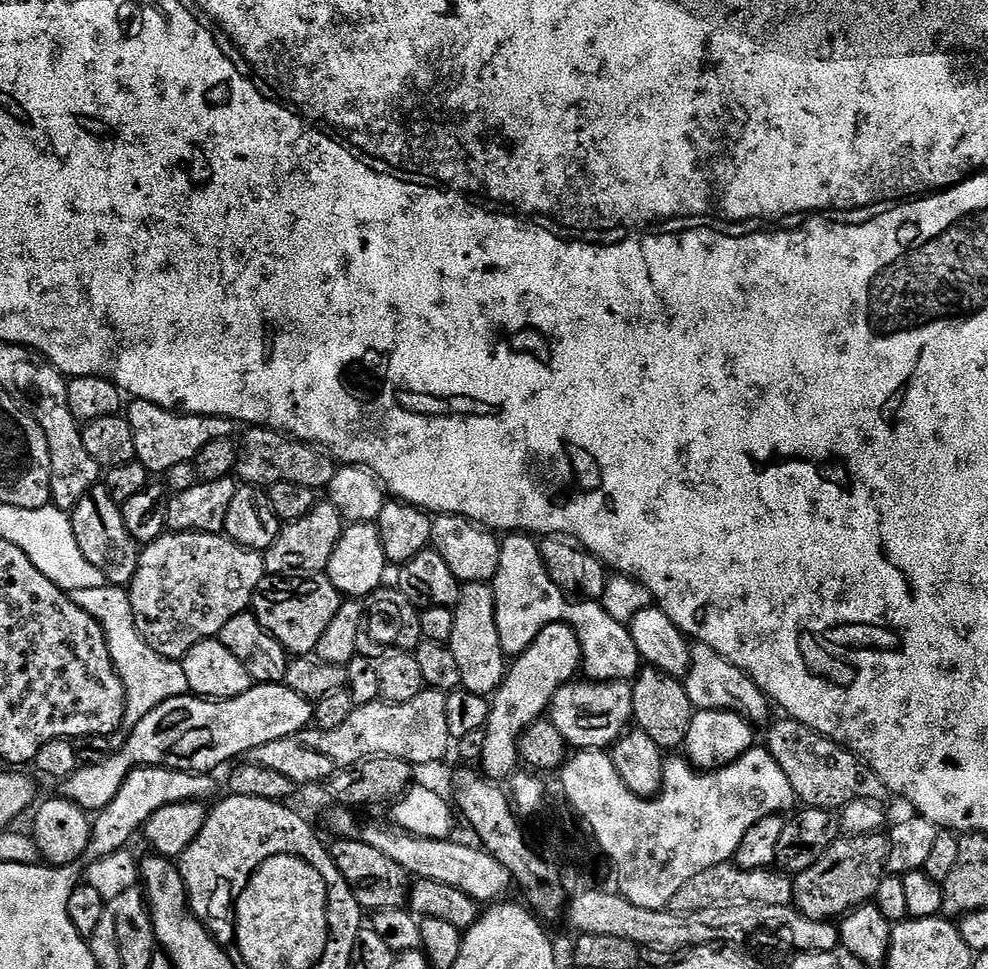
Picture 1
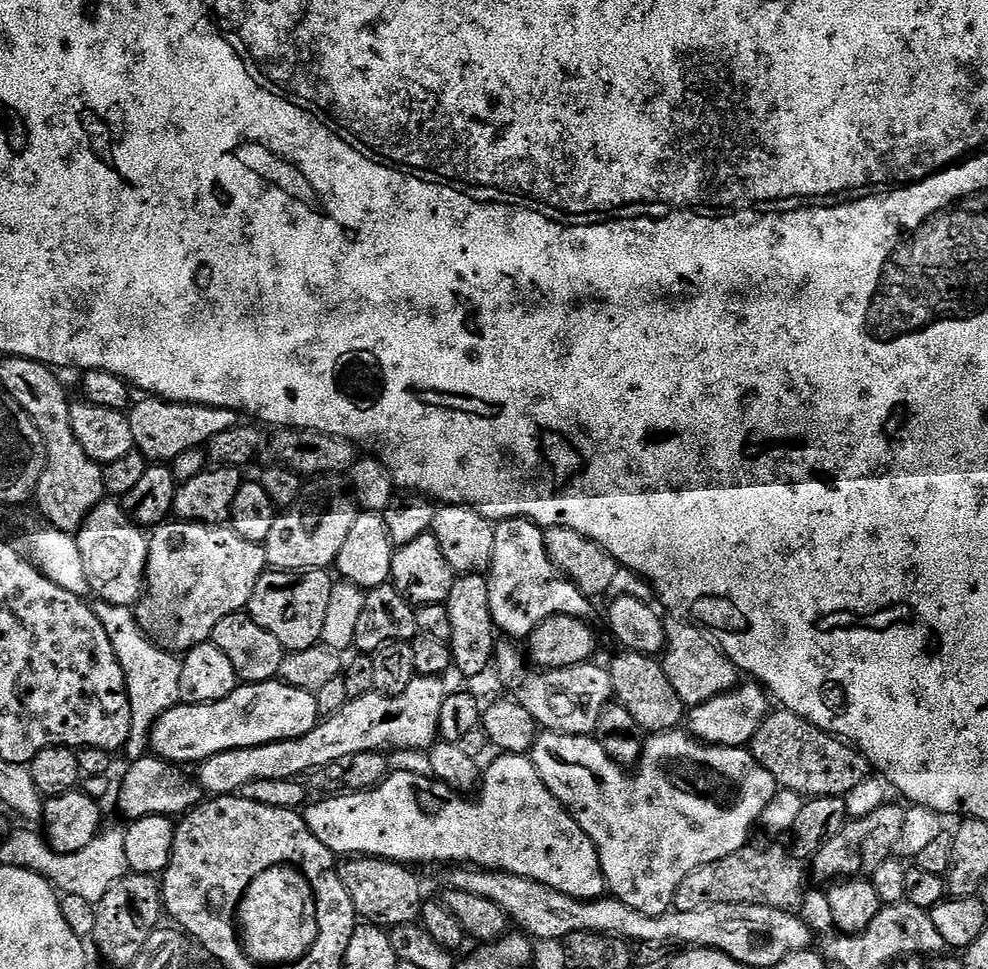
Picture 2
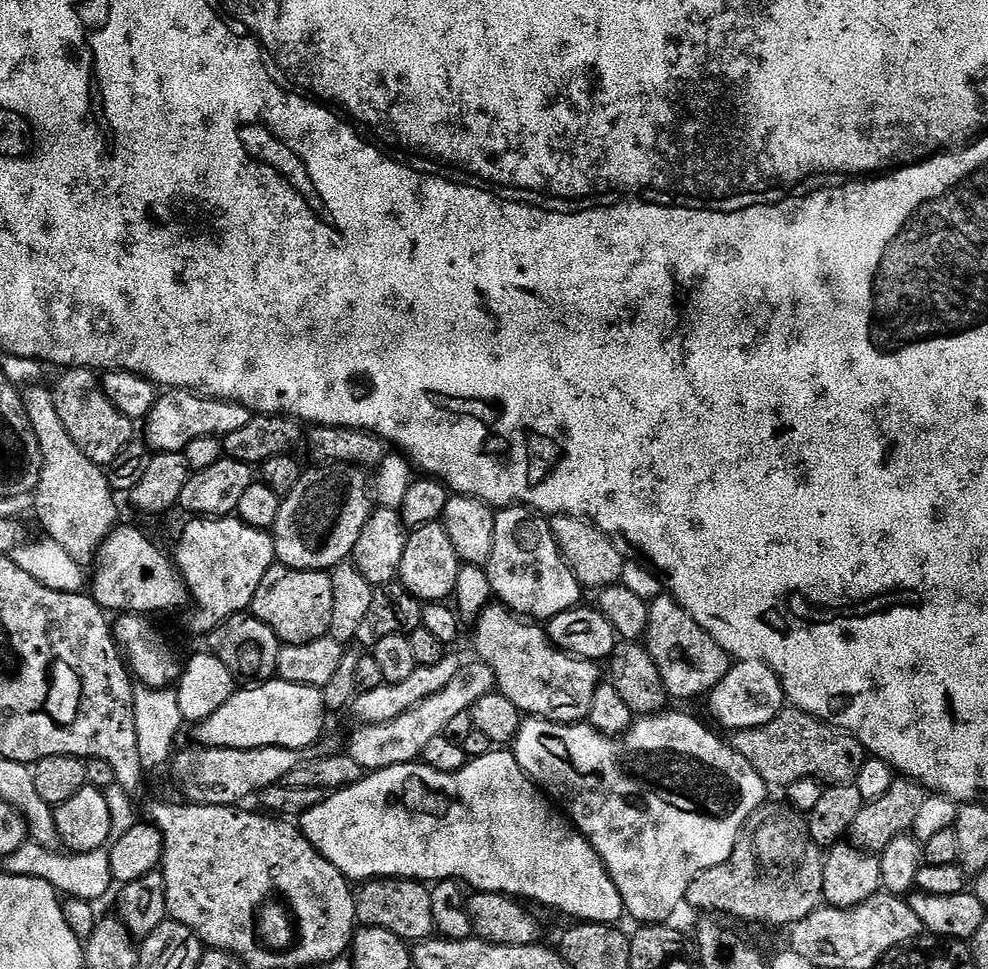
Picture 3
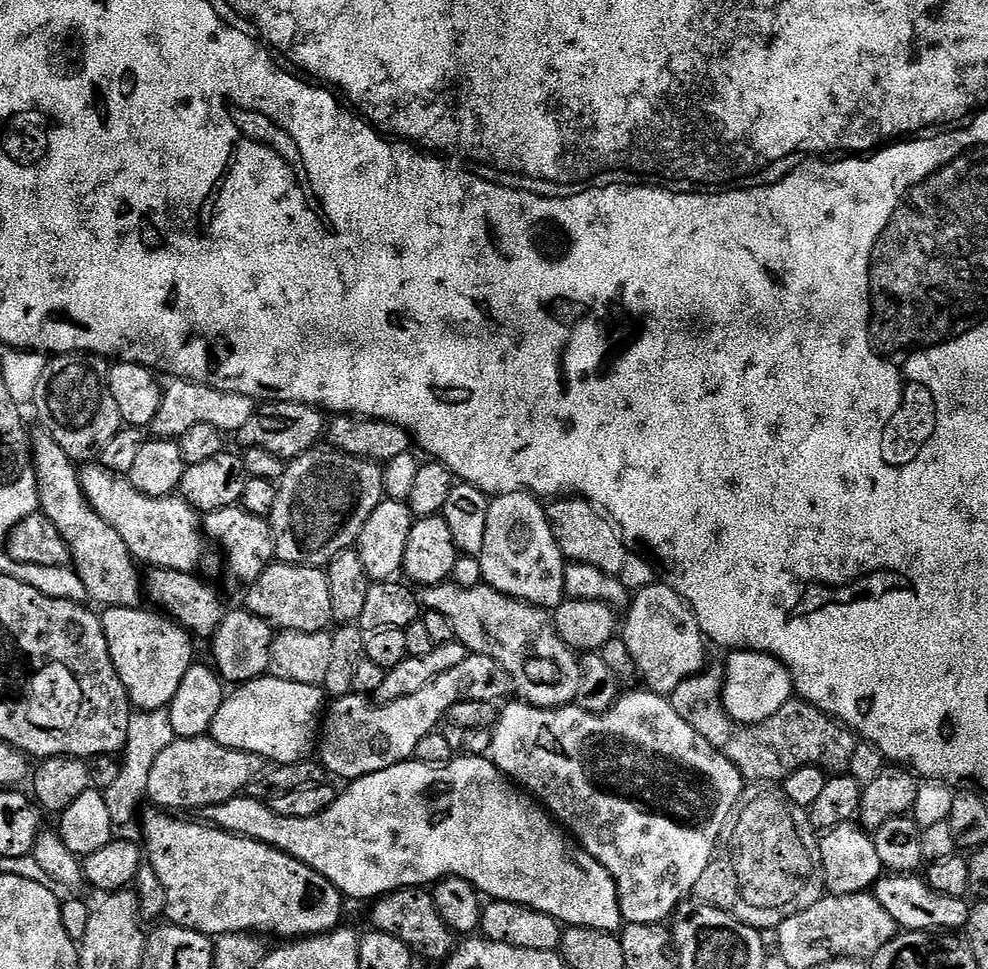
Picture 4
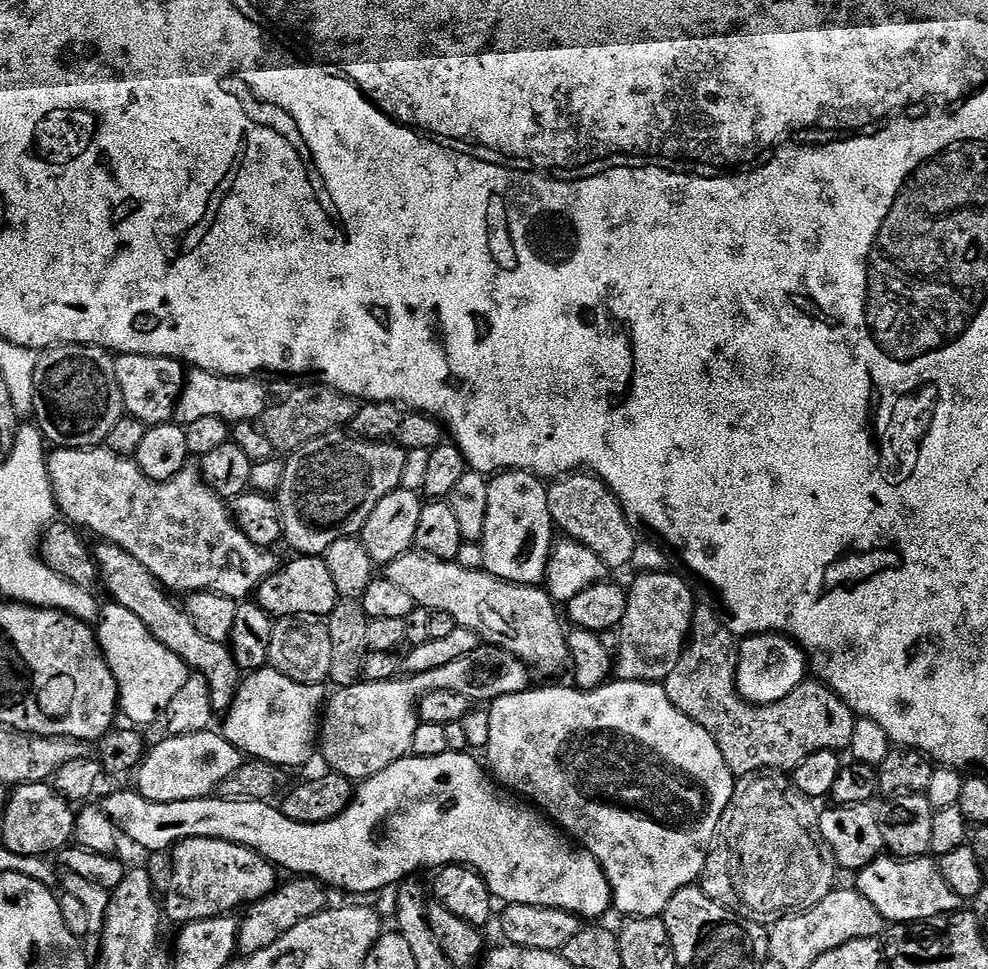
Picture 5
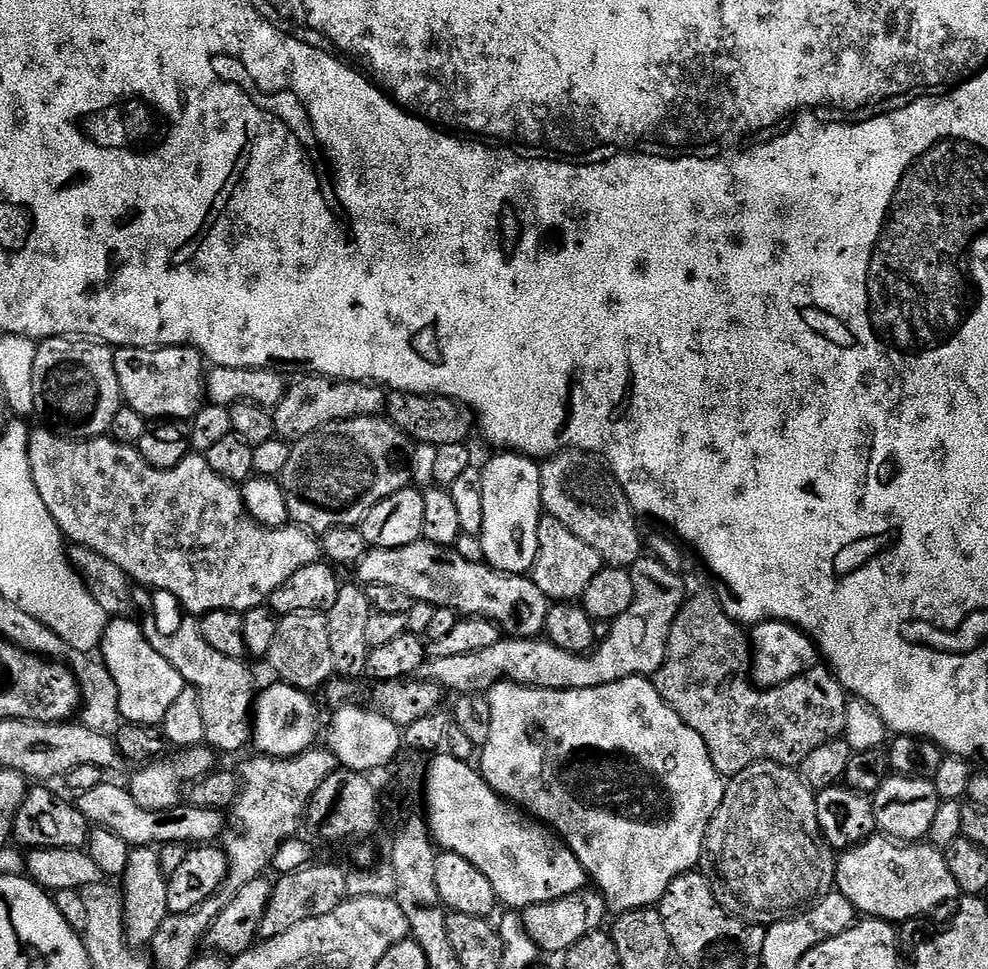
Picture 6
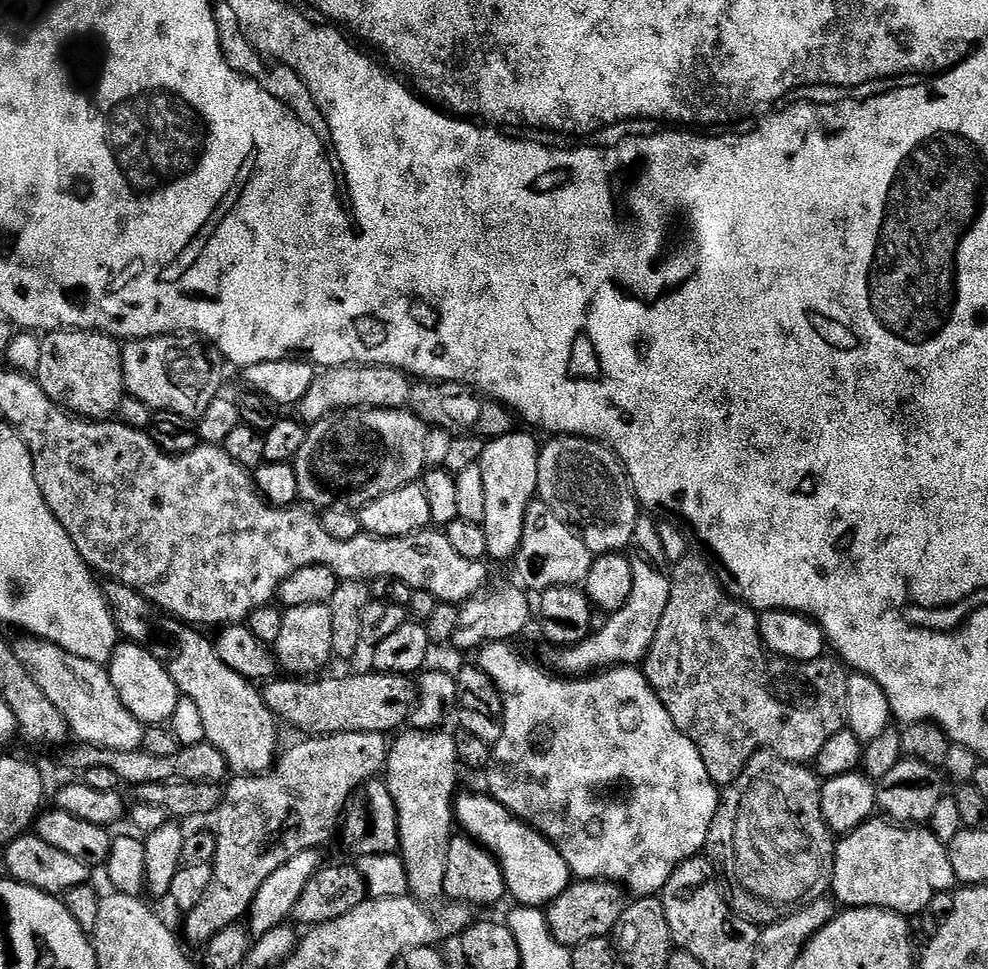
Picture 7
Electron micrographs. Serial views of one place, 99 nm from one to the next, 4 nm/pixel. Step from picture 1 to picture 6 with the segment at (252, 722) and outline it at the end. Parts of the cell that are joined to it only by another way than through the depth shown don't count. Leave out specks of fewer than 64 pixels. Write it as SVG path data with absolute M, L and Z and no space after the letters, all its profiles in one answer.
M283 682L273 683L257 697L253 715L253 747L264 756L288 759L300 756L315 745L318 730L316 706L309 693Z

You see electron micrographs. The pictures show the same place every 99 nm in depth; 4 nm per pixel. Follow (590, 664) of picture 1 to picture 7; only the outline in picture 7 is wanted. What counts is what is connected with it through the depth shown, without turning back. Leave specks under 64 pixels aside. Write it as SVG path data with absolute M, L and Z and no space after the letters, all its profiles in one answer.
M520 431L489 439L479 462L482 483L486 485L486 514L482 527L491 559L511 561L515 557L522 542L522 522L526 522L526 510L538 496L536 487L541 445L536 444L531 431Z

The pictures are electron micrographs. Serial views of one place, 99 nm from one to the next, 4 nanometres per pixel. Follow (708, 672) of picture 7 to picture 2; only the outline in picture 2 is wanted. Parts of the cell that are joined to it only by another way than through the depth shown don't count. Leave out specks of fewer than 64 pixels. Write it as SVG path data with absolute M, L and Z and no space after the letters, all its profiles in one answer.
M787 710L773 711L760 723L750 751L780 788L789 788L805 798L845 797L850 790L854 790L854 786L858 786L858 782L868 779L870 775L868 757L857 748Z

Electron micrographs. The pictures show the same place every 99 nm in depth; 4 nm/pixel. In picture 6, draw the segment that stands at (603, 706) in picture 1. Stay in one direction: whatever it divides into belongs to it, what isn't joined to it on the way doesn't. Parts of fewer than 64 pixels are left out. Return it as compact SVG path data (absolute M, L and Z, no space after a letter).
M423 538L416 540L410 546L401 548L369 548L355 565L355 579L361 585L381 584L395 586L396 589L410 594L412 601L432 604L435 609L449 608L464 618L479 618L490 620L499 626L501 633L517 640L530 640L539 637L546 626L550 601L538 590L538 586L527 575L515 576L509 572L498 572L487 564L471 564L466 562L455 550L440 548Z

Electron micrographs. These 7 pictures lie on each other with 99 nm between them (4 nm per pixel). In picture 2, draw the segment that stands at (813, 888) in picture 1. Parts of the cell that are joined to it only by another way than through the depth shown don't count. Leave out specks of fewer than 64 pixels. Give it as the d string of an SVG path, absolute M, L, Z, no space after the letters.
M895 802L878 806L874 814L863 816L860 820L849 819L840 833L830 838L812 856L810 876L816 880L836 882L841 878L871 878L882 866L882 862L893 859L898 838L902 838L902 826L906 823L906 811Z

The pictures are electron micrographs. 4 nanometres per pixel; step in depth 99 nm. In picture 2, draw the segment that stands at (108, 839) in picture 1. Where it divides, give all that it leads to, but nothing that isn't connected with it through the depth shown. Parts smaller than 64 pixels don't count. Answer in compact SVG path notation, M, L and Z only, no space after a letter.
M145 756L133 759L128 765L130 766L118 792L118 808L127 821L148 816L184 816L206 798L202 785L195 777L190 778L185 769L167 760Z

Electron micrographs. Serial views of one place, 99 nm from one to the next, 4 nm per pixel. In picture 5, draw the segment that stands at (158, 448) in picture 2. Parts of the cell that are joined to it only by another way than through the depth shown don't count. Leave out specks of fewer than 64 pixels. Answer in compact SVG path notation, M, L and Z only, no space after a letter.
M192 368L186 376L184 395L176 405L175 419L184 426L202 418L222 418L229 426L247 420L259 421L270 406L268 388L262 381L251 376L219 376L201 368Z

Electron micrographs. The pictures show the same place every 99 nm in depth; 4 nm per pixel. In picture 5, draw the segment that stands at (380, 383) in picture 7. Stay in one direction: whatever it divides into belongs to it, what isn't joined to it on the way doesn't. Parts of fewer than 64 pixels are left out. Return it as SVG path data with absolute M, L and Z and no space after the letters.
M319 382L311 386L313 388L294 389L281 404L273 403L265 410L262 427L266 438L274 442L277 453L294 453L302 446L328 436L331 432L347 429L347 424L349 427L355 421L358 404L352 397Z

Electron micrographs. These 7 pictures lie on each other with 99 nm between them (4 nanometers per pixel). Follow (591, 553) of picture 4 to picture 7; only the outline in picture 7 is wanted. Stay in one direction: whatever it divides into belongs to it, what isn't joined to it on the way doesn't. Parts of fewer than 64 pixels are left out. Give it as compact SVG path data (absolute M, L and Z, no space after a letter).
M557 435L549 440L552 441L541 447L538 458L538 498L546 502L546 506L550 506L550 510L554 510L554 514L558 514L558 518L562 518L562 522L566 522L566 526L582 538L593 554L623 553L634 536L636 521L642 516L641 505L628 483L628 473L624 471L623 464L615 452L599 440L587 440L585 436Z

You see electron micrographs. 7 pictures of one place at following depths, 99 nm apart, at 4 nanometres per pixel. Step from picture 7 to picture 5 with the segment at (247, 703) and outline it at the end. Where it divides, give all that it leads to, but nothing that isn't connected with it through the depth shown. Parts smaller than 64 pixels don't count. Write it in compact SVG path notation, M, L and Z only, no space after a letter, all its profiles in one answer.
M100 542L97 545L94 548L96 564L100 567L103 587L112 595L109 596L111 603L126 606L130 614L146 622L146 628L164 646L174 650L177 661L185 660L195 675L206 678L210 686L213 709L217 713L227 713L235 703L236 693L242 683L242 673L232 657L231 647L202 635L187 611L181 605L179 608L171 600L173 597L169 595L164 585L158 582L158 578L154 578L154 574L150 574L150 570L146 570L146 566L142 566L142 562L138 562L138 558L134 558L134 554L126 554L126 550L107 542Z

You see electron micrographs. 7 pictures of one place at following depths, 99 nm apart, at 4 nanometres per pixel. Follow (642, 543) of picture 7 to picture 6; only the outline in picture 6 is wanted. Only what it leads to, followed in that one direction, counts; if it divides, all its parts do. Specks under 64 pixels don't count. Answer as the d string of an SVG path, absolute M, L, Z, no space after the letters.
M651 554L641 555L630 569L634 582L634 602L630 610L611 621L608 637L601 639L591 652L575 656L566 650L558 650L547 638L517 640L501 638L487 650L478 654L460 654L458 658L428 658L416 672L415 679L437 684L449 693L475 696L487 694L496 684L521 684L527 688L562 690L586 690L613 684L626 678L655 677L664 665L668 653L670 630L684 606L686 591L679 575L667 569Z

